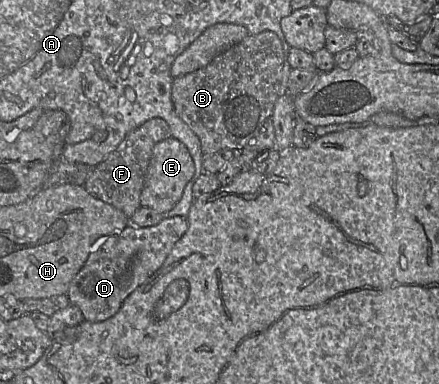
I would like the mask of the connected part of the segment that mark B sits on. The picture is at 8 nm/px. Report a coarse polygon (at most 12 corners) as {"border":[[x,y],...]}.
{"border":[[274,32],[173,78],[204,158],[240,152],[283,93]]}

